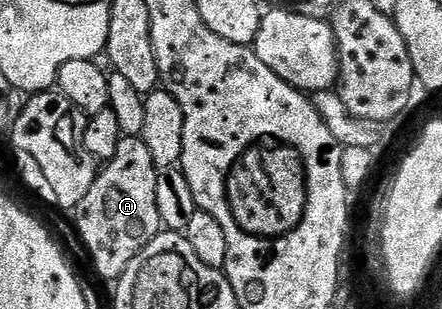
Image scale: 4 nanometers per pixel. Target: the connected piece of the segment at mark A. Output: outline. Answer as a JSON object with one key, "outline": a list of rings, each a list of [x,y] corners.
{"outline":[[[122,137],[115,157],[111,157],[98,170],[97,179],[91,185],[91,193],[75,209],[77,231],[93,258],[93,267],[101,279],[116,281],[139,257],[139,253],[163,230],[159,201],[155,197],[158,167],[151,161],[151,149],[147,149],[140,137]]]}

